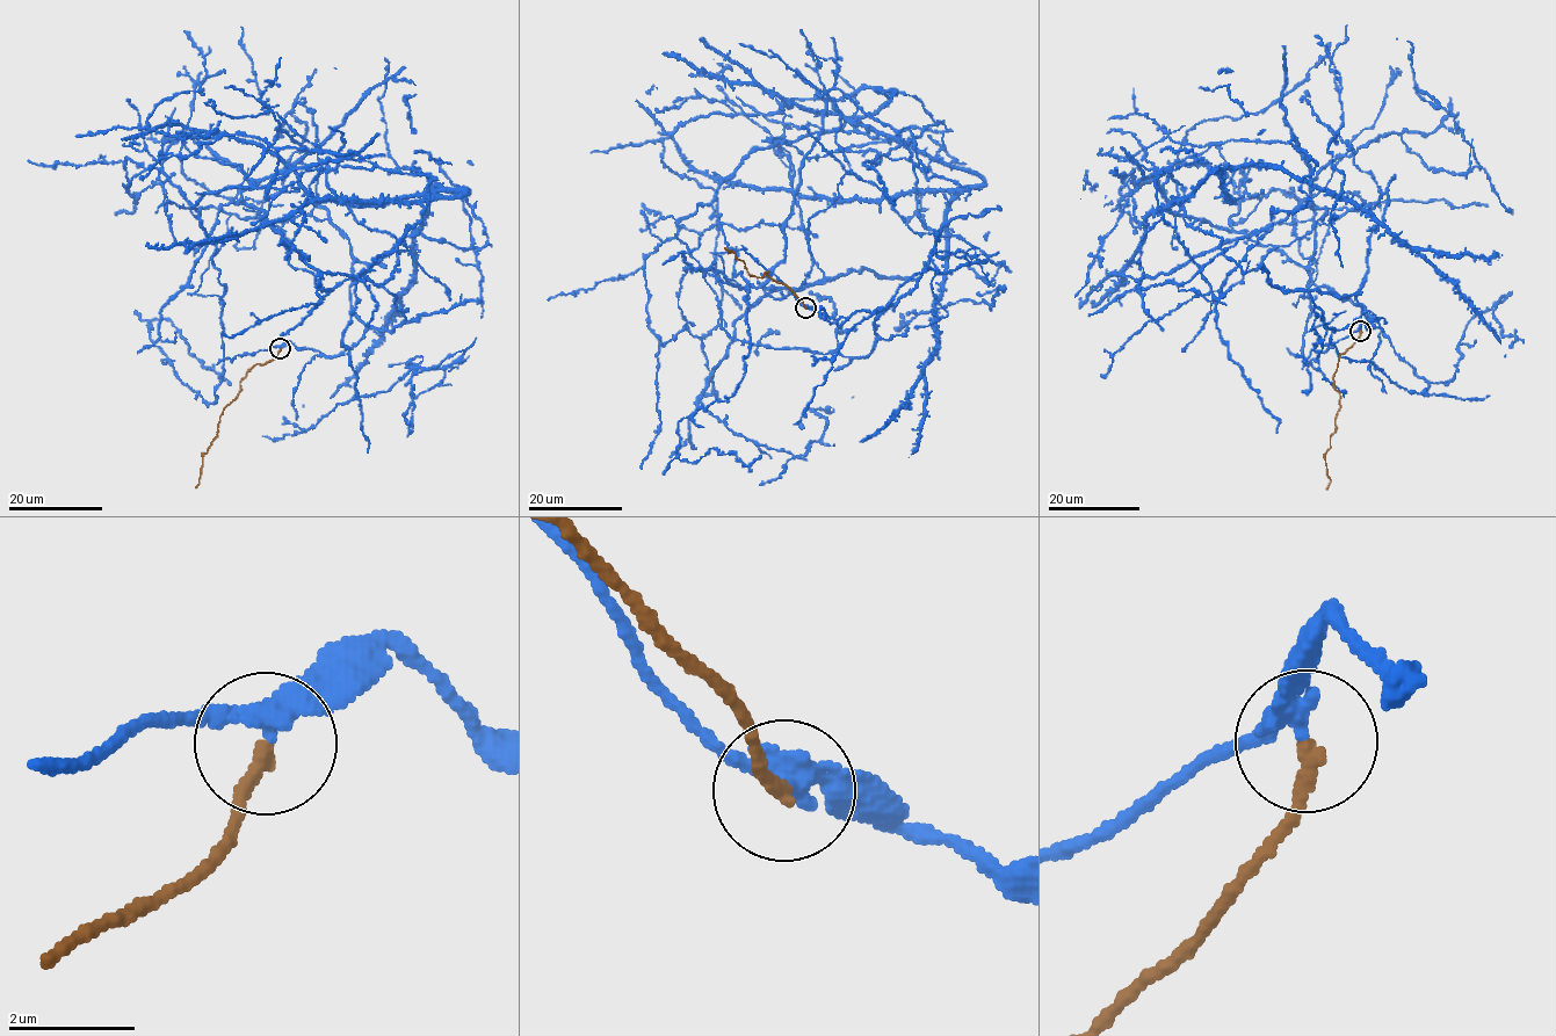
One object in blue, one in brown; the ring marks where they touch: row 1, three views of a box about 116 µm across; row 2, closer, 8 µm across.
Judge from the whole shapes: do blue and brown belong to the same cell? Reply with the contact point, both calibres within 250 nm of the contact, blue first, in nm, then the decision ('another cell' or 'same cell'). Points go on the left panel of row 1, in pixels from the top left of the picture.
place (280, 348); calibres 340 and 240 nm; another cell

